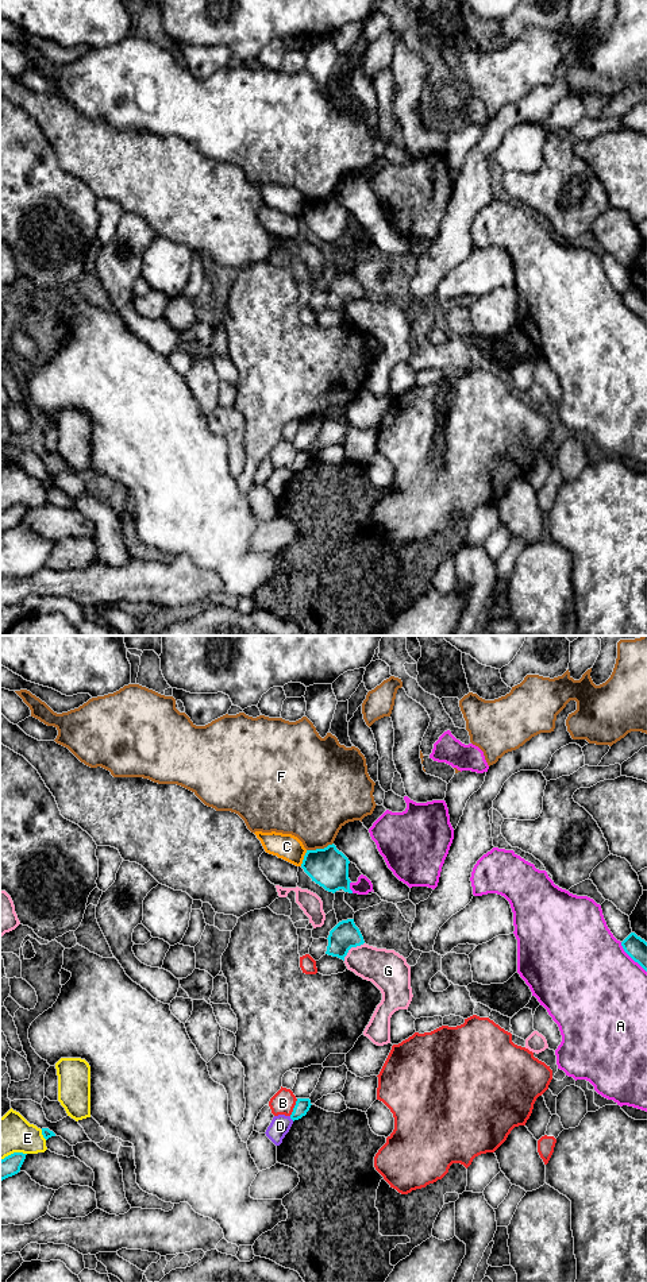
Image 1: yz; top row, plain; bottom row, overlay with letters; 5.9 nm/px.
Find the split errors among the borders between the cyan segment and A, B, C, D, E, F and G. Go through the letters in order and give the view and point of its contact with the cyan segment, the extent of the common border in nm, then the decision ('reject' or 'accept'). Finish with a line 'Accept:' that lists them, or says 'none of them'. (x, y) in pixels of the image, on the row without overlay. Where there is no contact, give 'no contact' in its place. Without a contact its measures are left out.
A: yz (349, 239) | 70 nm | reject
B: yz (295, 459) | 120 nm | reject
C: yz (304, 211) | 100 nm | reject
D: yz (292, 471) | 40 nm | reject
E: yz (14, 505) | 170 nm | reject
F: yz (319, 201) | 170 nm | reject
G: yz (351, 298) | 170 nm | reject
Accept: none of them

